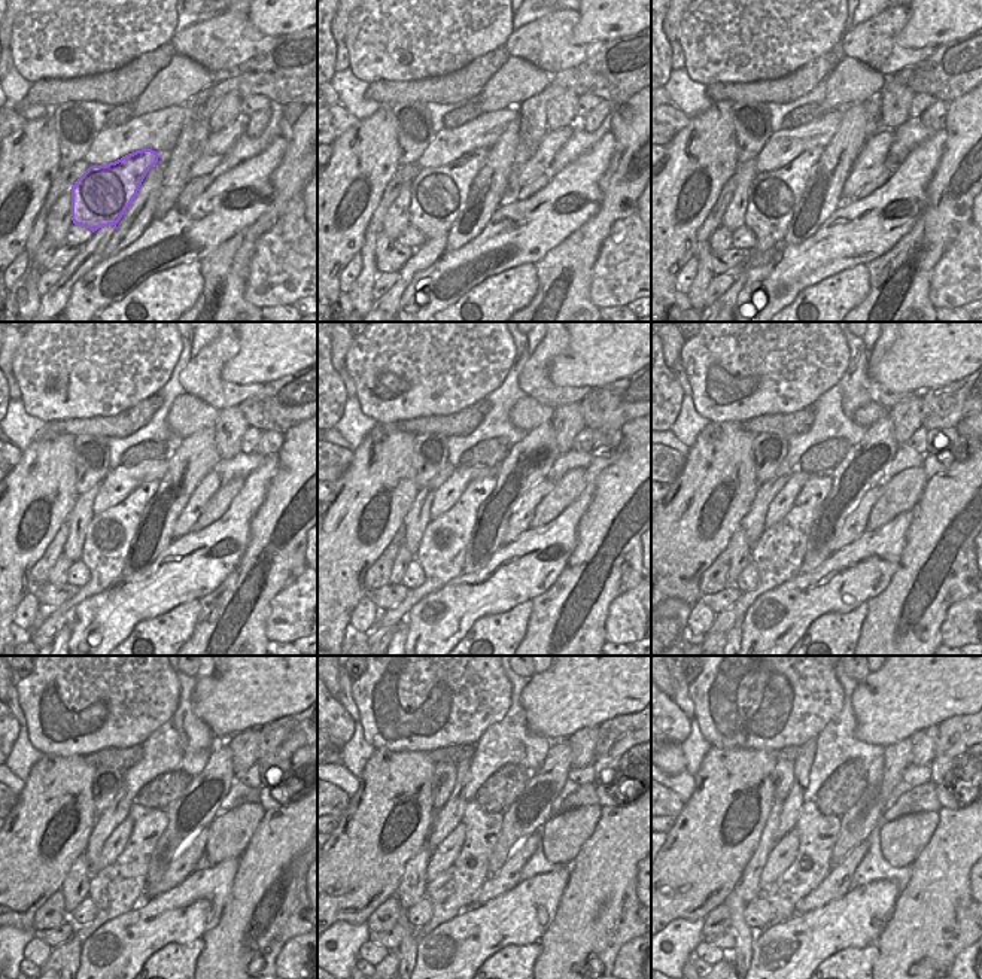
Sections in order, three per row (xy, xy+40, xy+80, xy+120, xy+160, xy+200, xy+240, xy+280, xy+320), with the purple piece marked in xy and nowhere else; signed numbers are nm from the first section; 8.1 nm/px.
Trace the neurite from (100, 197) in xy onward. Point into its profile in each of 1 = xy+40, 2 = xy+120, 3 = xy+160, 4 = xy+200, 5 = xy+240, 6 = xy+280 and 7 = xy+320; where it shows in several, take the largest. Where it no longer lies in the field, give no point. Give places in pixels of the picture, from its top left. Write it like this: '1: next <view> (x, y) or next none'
1: next xy+40 (438, 194)
2: next xy+120 (109, 534)
3: next xy+160 (441, 550)
4: next xy+200 (778, 555)
5: next xy+240 (118, 888)
6: next xy+280 (452, 891)
7: next xy+320 (817, 833)

